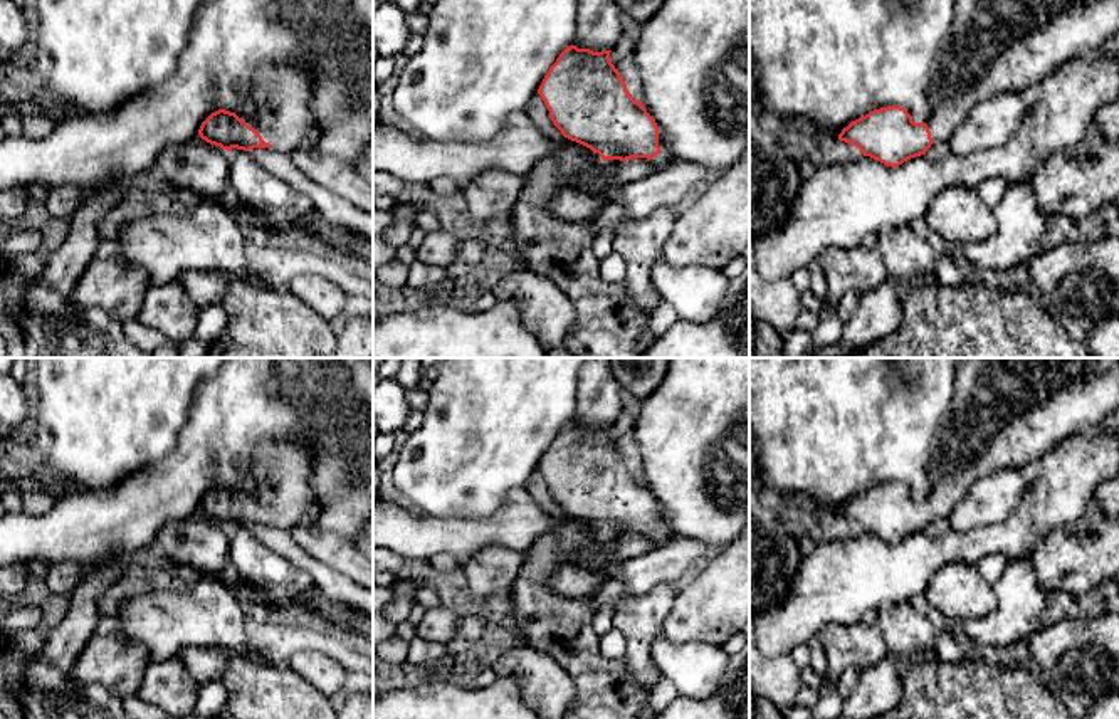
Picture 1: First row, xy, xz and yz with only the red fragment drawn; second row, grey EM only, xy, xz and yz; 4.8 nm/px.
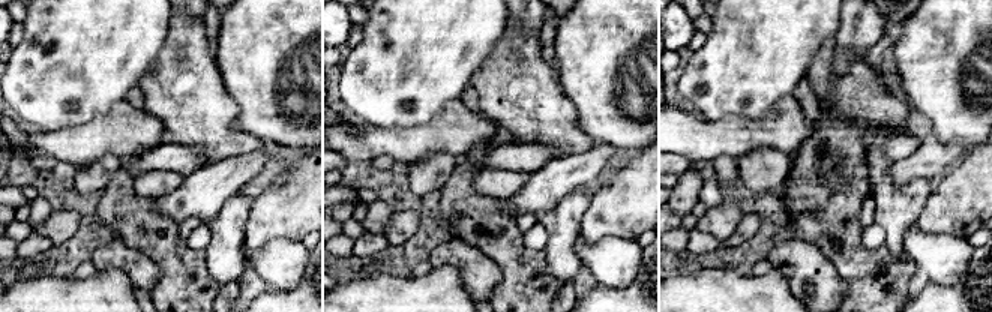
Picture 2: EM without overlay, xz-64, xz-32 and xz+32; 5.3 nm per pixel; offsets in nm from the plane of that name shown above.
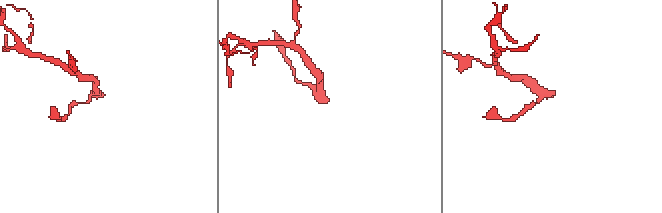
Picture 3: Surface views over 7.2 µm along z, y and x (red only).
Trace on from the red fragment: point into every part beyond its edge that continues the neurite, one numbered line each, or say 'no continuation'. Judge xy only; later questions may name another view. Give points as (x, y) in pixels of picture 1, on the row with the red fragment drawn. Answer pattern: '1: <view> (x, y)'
1: xy (281, 96)

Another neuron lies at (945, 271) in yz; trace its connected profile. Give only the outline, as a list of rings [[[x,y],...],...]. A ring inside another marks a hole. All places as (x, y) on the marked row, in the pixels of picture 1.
[[[946,254],[941,257],[936,257],[931,279],[934,279],[943,286],[951,286],[951,287],[958,287],[964,284],[963,272],[954,264],[954,260]]]

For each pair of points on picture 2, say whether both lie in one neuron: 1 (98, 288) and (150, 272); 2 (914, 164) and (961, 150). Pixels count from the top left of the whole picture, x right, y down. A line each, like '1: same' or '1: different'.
1: different
2: same

